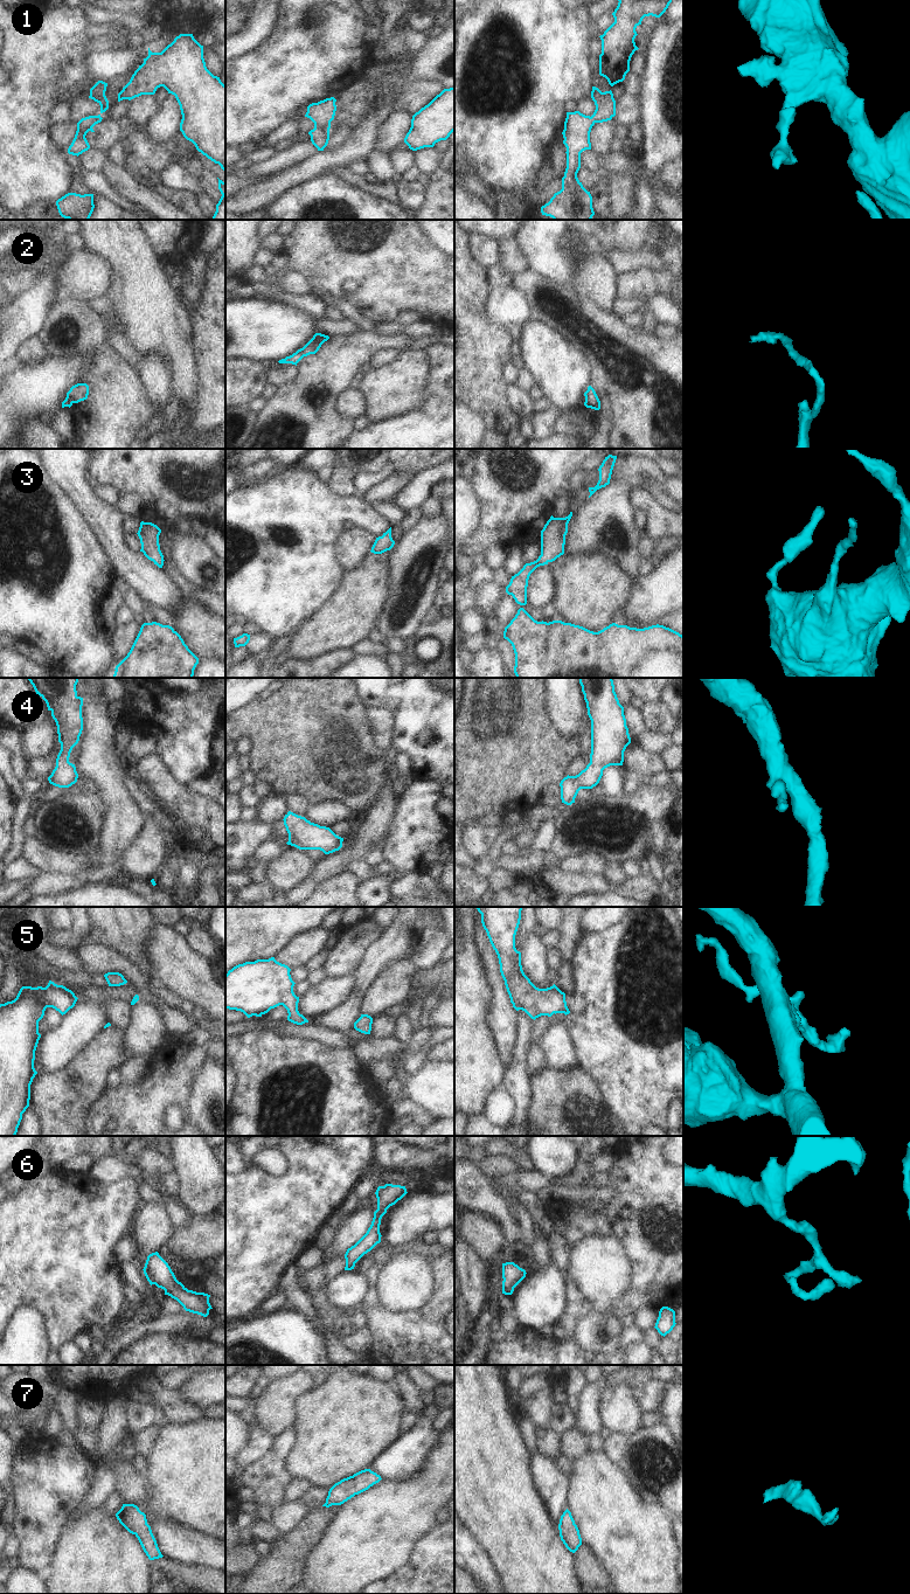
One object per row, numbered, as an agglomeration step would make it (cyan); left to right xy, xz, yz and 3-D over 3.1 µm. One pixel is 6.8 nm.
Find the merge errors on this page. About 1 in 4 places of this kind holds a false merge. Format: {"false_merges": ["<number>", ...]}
{"false_merges": []}

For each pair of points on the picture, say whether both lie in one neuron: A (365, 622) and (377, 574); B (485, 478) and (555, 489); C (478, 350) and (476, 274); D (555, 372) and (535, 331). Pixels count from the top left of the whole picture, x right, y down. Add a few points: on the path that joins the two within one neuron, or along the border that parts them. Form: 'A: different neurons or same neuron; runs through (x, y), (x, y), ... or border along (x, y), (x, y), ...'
A: same neuron; runs through (365, 610), (366, 586)
B: same neuron; runs through (502, 489), (513, 493), (537, 489)
C: same neuron; runs through (474, 331), (474, 292)
D: same neuron; runs through (554, 361), (539, 341)

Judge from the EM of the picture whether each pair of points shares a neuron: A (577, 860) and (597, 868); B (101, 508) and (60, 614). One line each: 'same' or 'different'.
A: same
B: different

